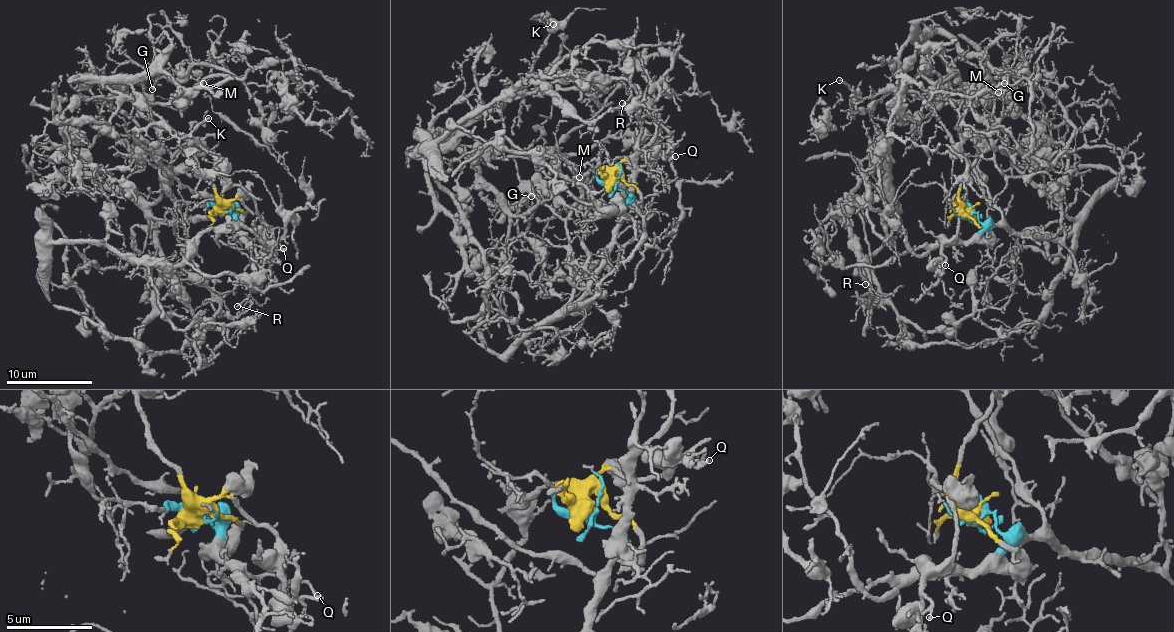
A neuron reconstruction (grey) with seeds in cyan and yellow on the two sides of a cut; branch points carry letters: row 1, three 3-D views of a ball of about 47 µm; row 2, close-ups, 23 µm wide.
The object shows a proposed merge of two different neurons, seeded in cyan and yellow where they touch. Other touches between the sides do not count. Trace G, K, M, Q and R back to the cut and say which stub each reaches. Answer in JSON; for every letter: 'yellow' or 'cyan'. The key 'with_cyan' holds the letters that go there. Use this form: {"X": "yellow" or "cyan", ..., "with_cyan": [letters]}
{"G": "yellow", "K": "cyan", "M": "yellow", "Q": "yellow", "R": "cyan", "with_cyan": ["K", "R"]}

